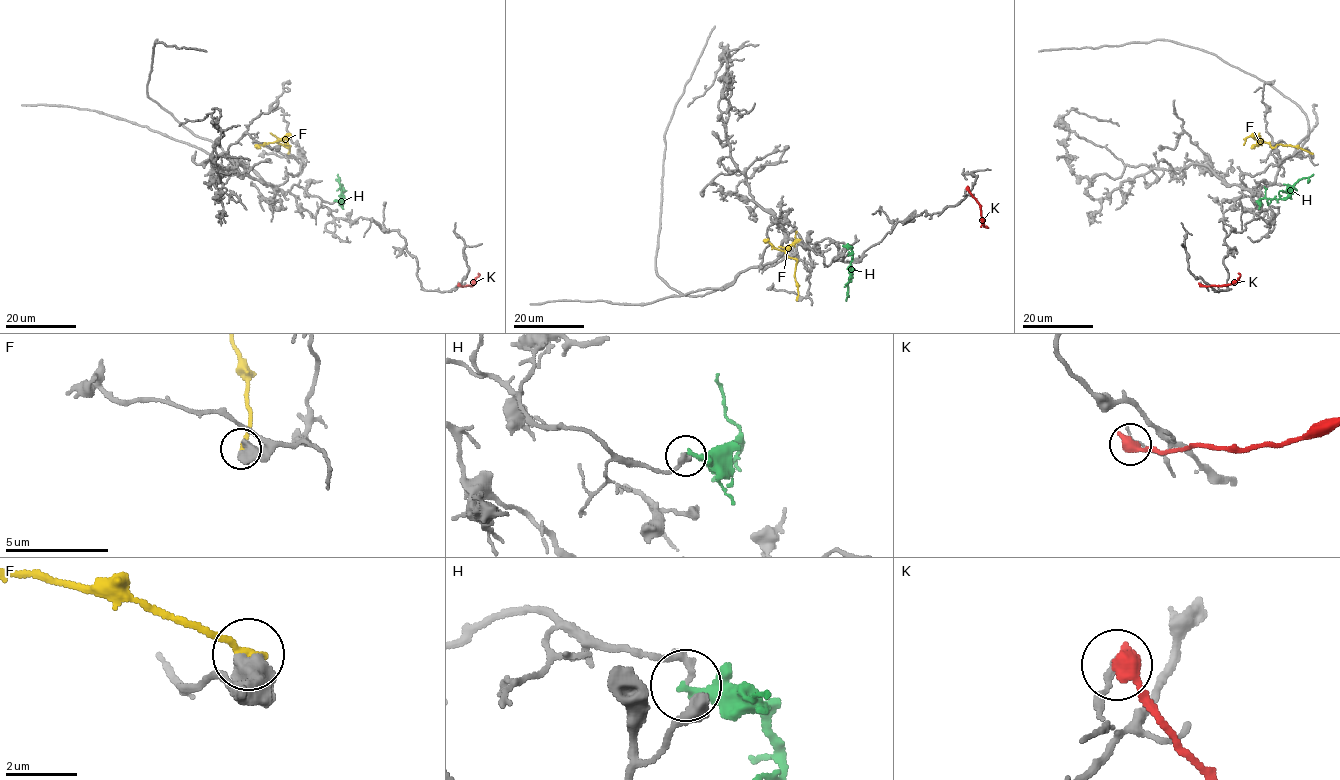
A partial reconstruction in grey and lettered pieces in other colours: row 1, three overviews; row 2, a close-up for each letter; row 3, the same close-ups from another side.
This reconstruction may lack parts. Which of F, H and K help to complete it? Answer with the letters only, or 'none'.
H

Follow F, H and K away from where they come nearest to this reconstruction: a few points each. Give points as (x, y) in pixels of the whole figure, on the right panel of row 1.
F: (1310, 153), (1292, 145), (1271, 147), (1251, 136), (1245, 138), (1244, 144)
H: (1258, 201), (1283, 199), (1296, 182), (1313, 174)
K: (1200, 285), (1231, 284), (1240, 276), (1238, 273)

